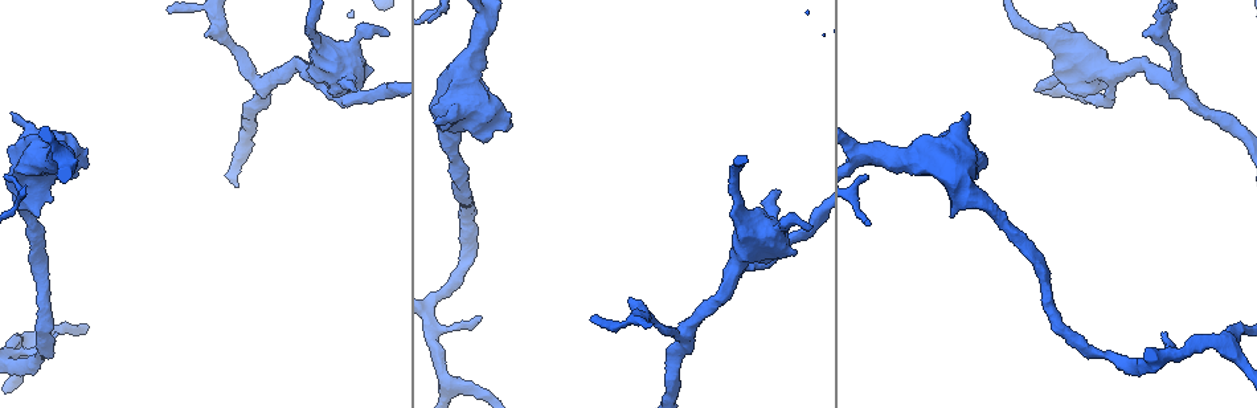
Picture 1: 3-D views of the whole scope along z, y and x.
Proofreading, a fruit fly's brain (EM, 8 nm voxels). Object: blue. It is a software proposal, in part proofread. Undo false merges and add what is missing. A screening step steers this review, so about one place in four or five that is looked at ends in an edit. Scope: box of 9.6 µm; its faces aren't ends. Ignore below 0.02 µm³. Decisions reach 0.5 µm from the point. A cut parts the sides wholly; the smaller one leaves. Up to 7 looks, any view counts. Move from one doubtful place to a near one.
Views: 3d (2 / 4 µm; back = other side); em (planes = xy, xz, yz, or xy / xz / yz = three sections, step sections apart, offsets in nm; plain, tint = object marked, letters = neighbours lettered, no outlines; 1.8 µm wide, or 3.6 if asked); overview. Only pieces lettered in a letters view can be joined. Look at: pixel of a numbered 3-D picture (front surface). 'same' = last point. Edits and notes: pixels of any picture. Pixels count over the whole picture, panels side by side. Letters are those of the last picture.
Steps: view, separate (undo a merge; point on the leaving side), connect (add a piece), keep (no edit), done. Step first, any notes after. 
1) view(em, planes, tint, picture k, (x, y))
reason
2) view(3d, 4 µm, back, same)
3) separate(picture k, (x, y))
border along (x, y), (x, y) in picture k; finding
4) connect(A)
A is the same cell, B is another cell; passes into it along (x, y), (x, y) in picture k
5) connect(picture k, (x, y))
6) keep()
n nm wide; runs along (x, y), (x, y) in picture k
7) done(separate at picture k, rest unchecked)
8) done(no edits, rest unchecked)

view(em, planes, plain, picture 1, (389, 35))
an open end

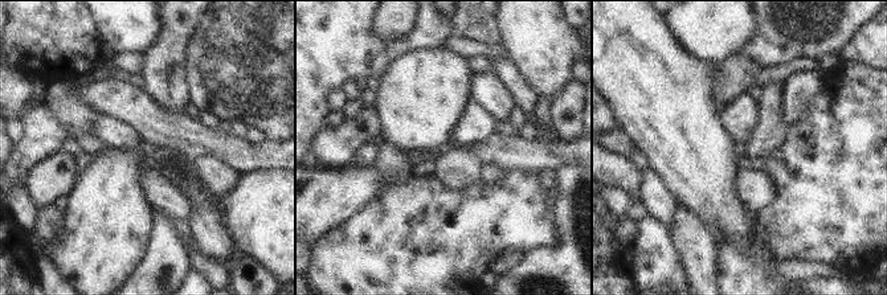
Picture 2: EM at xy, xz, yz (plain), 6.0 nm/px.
view(em, planes, letters, same)
what lies round it

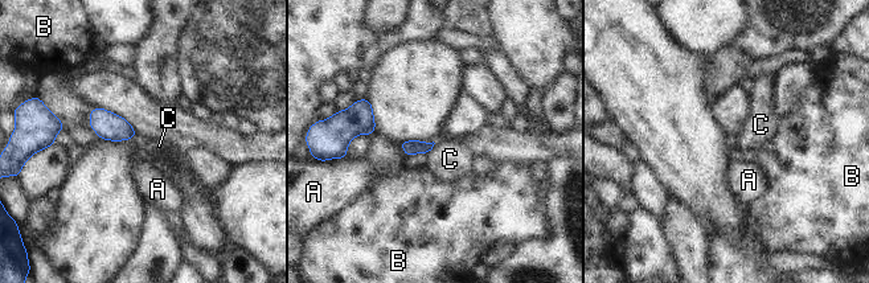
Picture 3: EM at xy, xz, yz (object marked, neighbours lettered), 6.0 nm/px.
keep()
C touches over 90 nm; A, B and C are other cells; border along (435, 143), (426, 154) in picture 3; none of them fits

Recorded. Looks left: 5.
view(em, xy, step 4, letters, picture 1, (1163, 12))

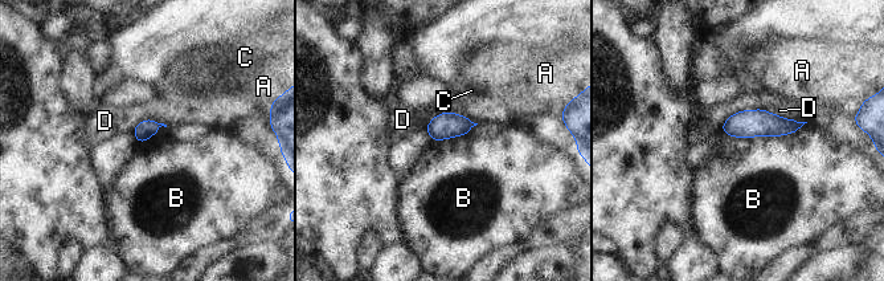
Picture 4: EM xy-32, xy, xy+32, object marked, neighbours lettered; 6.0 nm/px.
keep()
120 nm wide; B touches over 550 nm; A, B, C and D are other cells; none of them fits

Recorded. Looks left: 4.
view(em, 3.6 µm, planes, letters, picture 1, (481, 320))
an open end

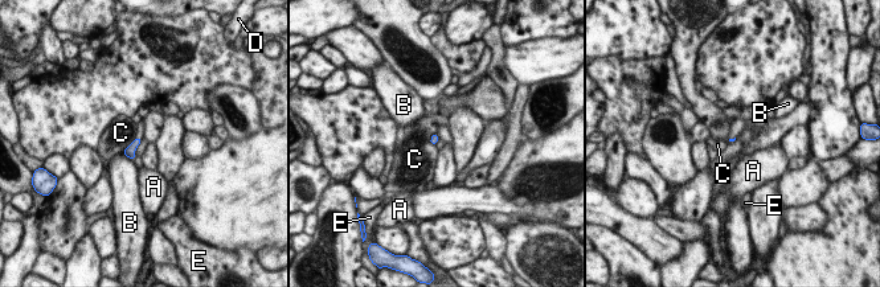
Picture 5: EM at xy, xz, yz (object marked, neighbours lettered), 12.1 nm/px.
connect(D)
D is the same cell, A, B, C and E are other cells; passes into it along (130, 151), (138, 138), (140, 126) in picture 5; it goes on there

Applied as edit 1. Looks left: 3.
done(connect at picture 5, rest unchecked)

